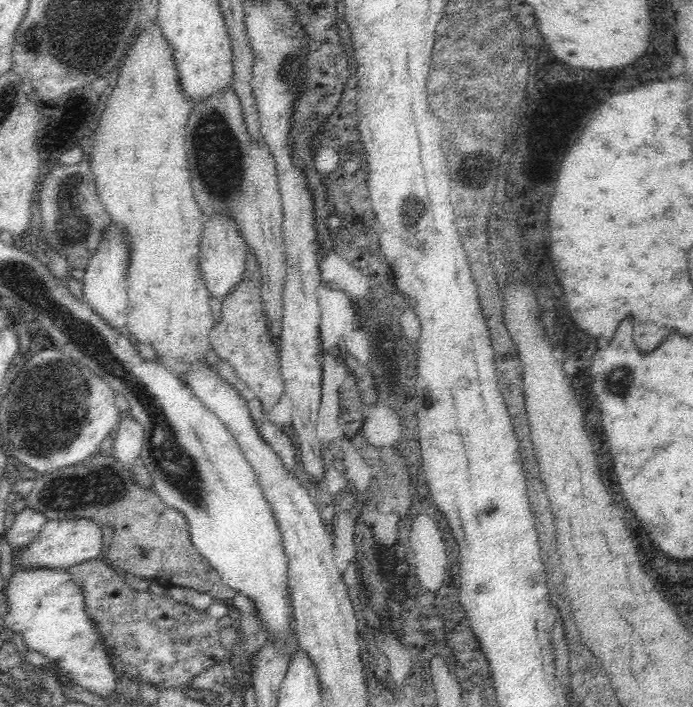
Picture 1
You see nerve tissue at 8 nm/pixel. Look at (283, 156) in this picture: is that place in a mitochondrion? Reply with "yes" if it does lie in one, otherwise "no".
no

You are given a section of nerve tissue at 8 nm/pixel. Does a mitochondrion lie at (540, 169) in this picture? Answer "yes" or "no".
no

